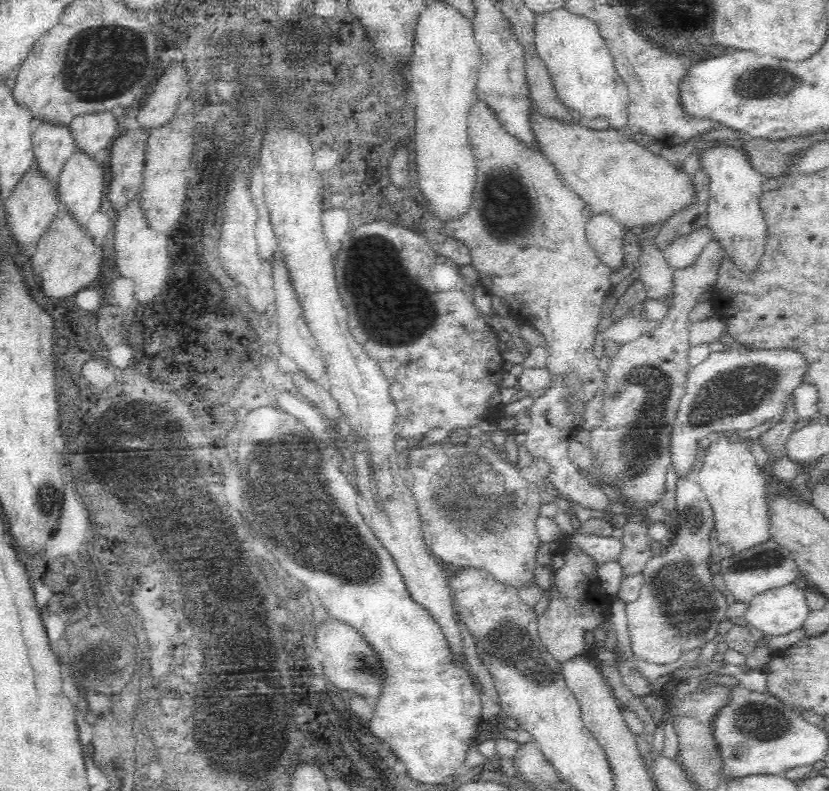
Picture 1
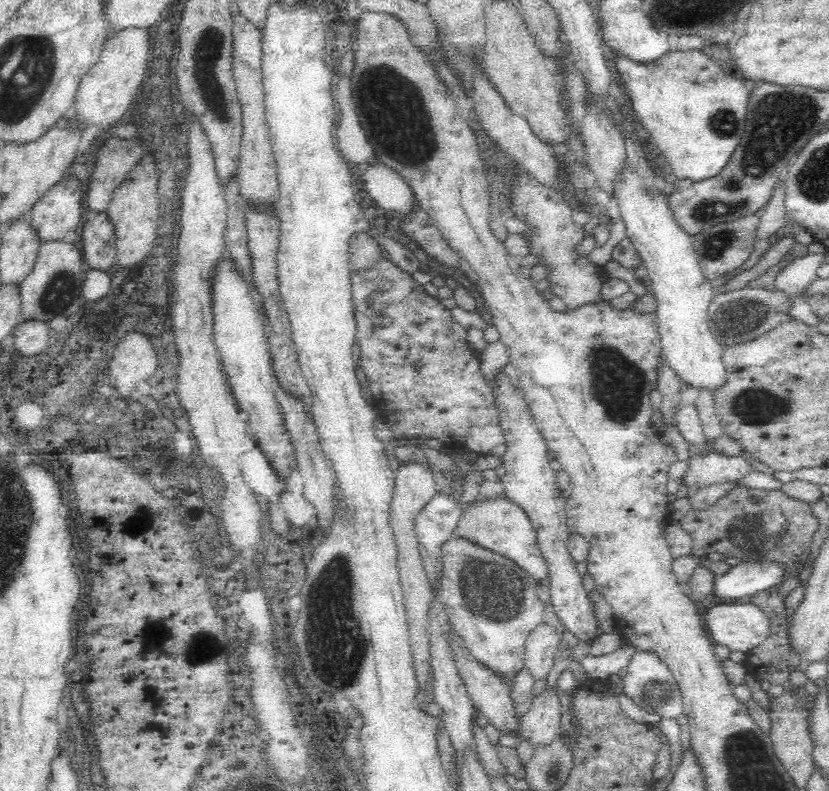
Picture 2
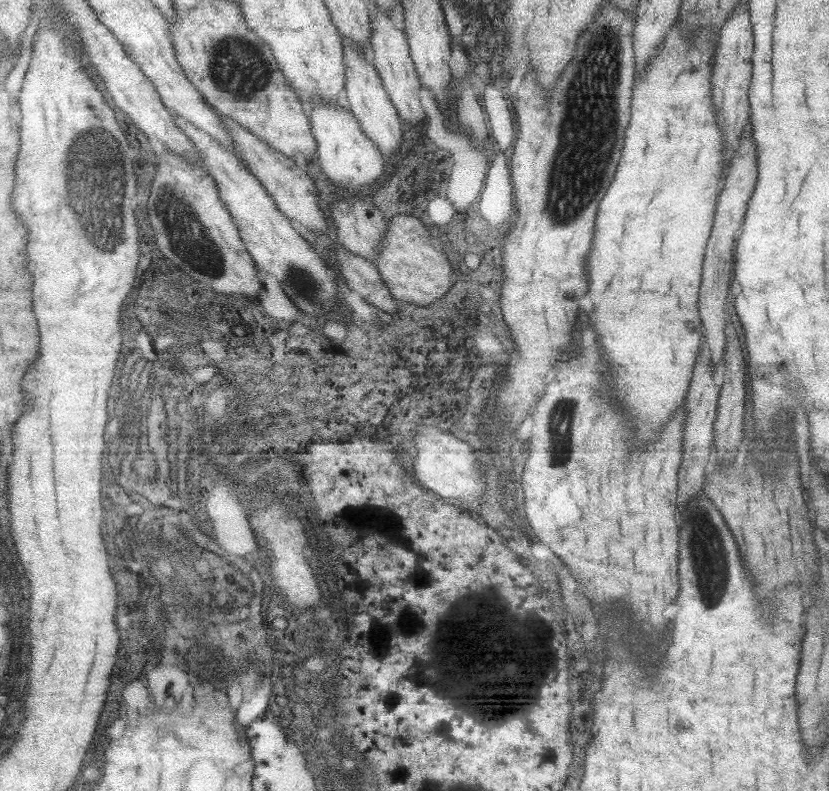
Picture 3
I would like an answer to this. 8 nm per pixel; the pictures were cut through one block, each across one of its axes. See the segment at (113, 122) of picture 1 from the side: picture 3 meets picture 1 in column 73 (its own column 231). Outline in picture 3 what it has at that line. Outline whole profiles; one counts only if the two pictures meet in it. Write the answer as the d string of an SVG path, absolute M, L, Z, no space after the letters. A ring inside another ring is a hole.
M219 110L220 118L224 120L227 125L227 129L231 131L231 137L233 137L233 145L235 145L235 151L241 153L243 162L247 163L247 168L257 175L258 179L261 179L265 188L269 191L269 195L273 197L277 202L277 207L284 211L289 218L297 220L307 229L319 234L325 234L329 230L329 220L321 208L321 202L319 202L319 190L313 182L313 177L299 168L295 164L295 159L285 156L283 152L272 148L269 142L261 140L259 136L249 132L245 126L239 125L231 118L225 117Z

